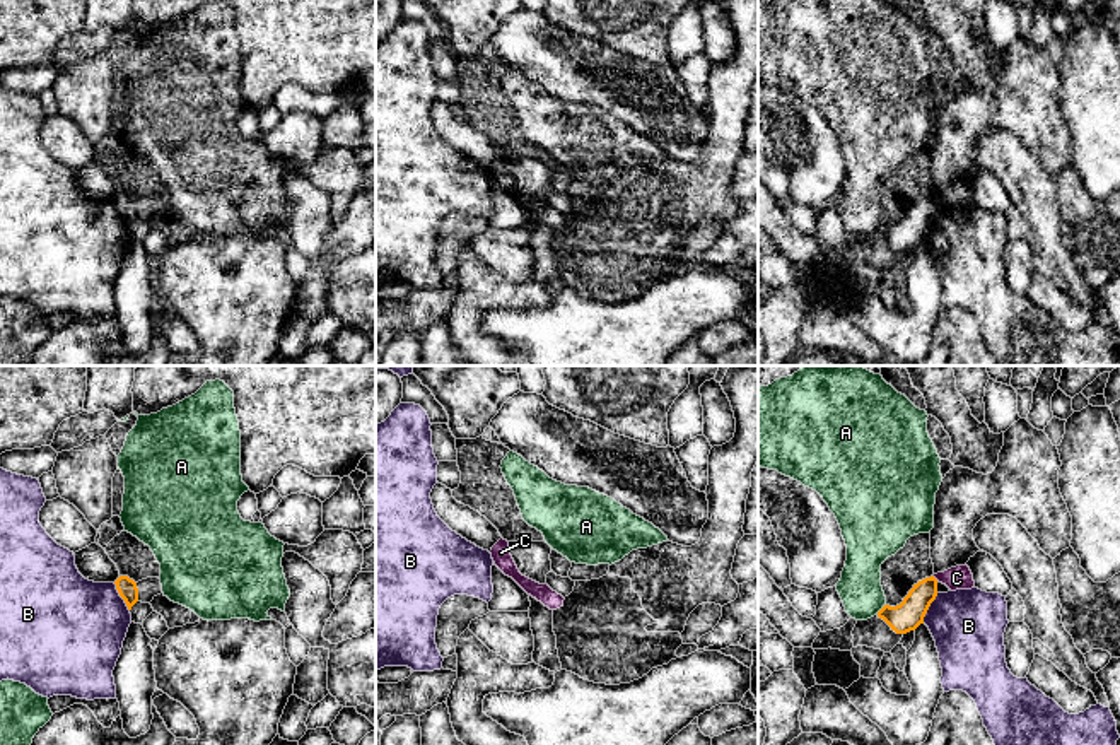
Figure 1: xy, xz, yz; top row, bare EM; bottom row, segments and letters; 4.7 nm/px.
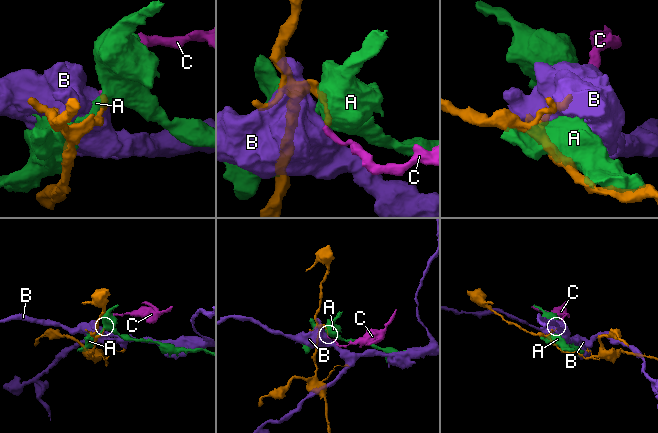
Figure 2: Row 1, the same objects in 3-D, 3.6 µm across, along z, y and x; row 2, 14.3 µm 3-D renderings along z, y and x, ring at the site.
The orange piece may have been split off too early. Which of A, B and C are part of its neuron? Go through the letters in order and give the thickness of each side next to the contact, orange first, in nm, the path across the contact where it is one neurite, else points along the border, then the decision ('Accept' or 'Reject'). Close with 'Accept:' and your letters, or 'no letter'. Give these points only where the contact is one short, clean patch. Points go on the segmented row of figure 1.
A: Thickness 140 nm (orange) against 200 nm. Reject
B: Thickness 140 nm (orange) against 340 nm. Reject
C: Thickness 140 nm (orange) against 110 nm. Boundary: yz (933, 576), (938, 580). Reject
Accept: no letter

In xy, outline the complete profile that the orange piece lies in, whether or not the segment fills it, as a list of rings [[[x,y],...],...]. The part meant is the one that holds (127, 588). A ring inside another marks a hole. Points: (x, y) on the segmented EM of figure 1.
[[[120,576],[114,581],[114,584],[116,584],[120,596],[125,600],[128,610],[131,610],[131,607],[138,601],[137,583],[130,579],[128,576]]]

